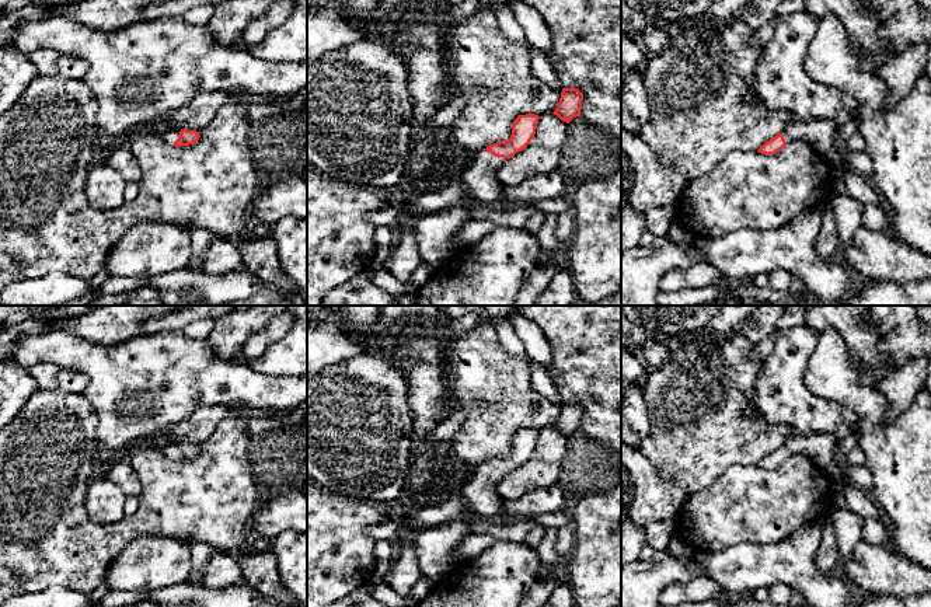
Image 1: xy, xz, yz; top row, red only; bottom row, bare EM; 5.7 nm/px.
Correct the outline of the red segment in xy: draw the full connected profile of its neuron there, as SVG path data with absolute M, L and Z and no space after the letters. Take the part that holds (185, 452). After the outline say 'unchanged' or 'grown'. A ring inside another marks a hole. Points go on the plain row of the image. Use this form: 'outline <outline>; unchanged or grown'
outline M170 443L161 451L171 460L189 460L199 454L199 446L186 443Z; grown

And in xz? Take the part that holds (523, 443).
outline M534 428L520 429L512 439L509 454L496 456L475 468L475 475L458 489L458 495L467 503L467 509L477 519L489 520L499 514L502 498L496 492L496 482L506 474L522 465L536 449L540 430Z; grown

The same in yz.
outline M792 432L787 442L766 456L757 465L766 470L775 468L788 457L805 454L815 465L824 471L834 461L837 440L829 435L809 435Z; grown

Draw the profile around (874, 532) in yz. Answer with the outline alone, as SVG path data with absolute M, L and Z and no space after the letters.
M865 519L861 538L871 545L886 545L889 544L889 528L879 519Z

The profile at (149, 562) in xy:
M143 536L132 540L111 562L109 590L147 592L189 580L191 548L174 537Z

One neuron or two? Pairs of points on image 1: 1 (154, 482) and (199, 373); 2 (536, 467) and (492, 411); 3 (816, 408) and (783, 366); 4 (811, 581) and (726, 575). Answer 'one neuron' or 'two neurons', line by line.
1: two neurons
2: two neurons
3: one neuron
4: one neuron

